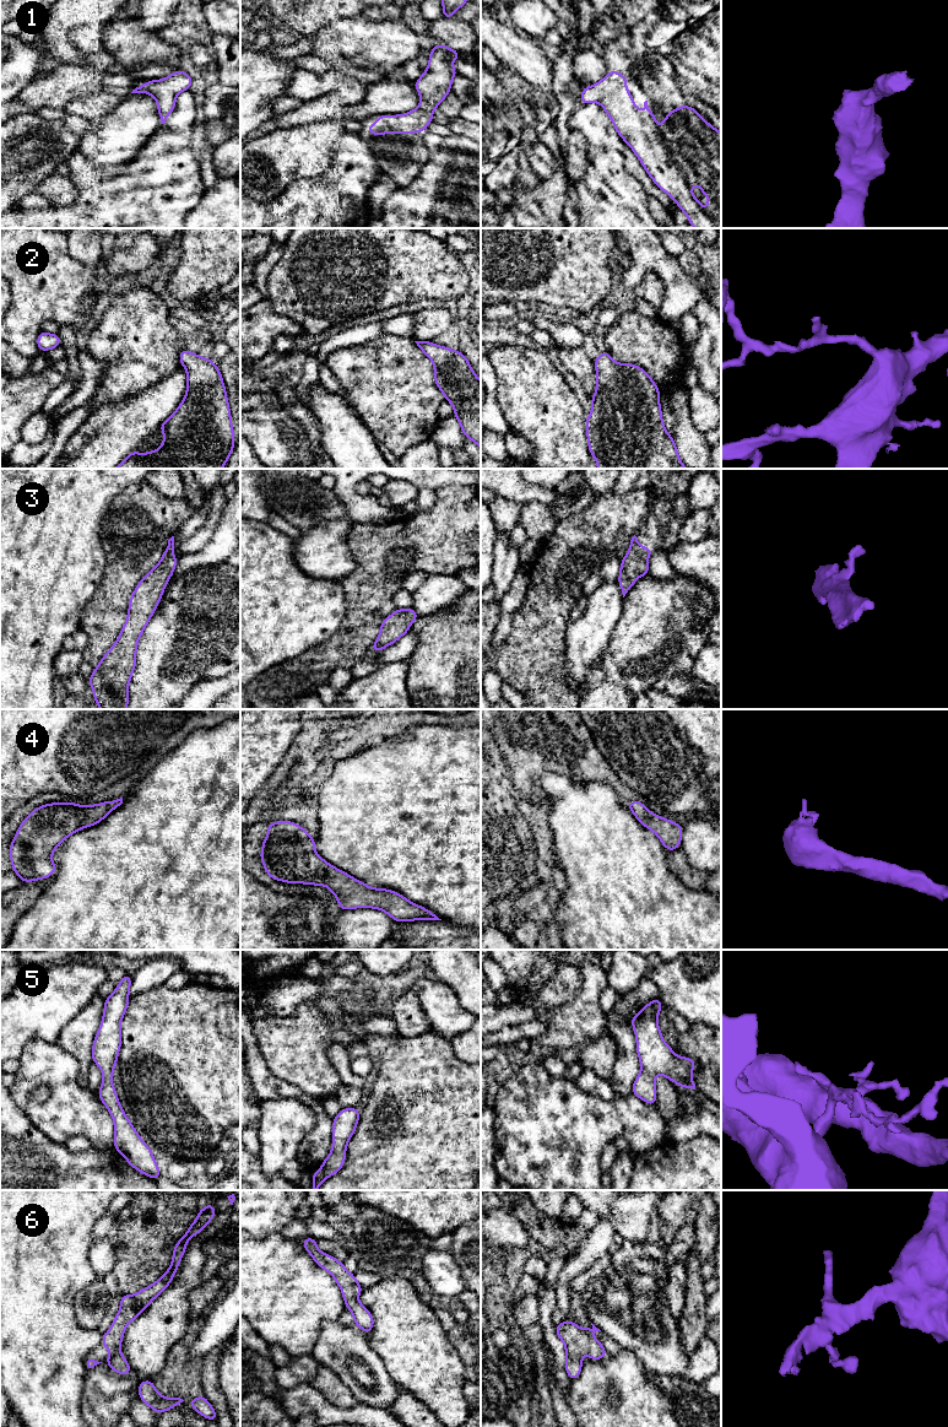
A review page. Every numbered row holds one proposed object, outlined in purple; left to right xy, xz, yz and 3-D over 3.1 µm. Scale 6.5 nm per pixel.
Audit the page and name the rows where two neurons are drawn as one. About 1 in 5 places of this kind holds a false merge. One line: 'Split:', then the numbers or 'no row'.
Split: no row

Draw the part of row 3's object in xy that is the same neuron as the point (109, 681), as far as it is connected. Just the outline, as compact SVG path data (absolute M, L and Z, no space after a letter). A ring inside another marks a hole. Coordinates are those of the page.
M174 536L168 540L161 561L132 591L126 622L88 680L101 709L128 709L128 687L136 666L137 643L177 567L173 551Z

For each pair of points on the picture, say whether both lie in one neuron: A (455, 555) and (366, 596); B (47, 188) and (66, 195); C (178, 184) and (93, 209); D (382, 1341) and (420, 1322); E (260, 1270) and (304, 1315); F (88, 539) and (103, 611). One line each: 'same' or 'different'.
A: same
B: same
C: same
D: same
E: same
F: different

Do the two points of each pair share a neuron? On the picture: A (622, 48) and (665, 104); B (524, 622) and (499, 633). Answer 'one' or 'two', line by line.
A: one
B: two

